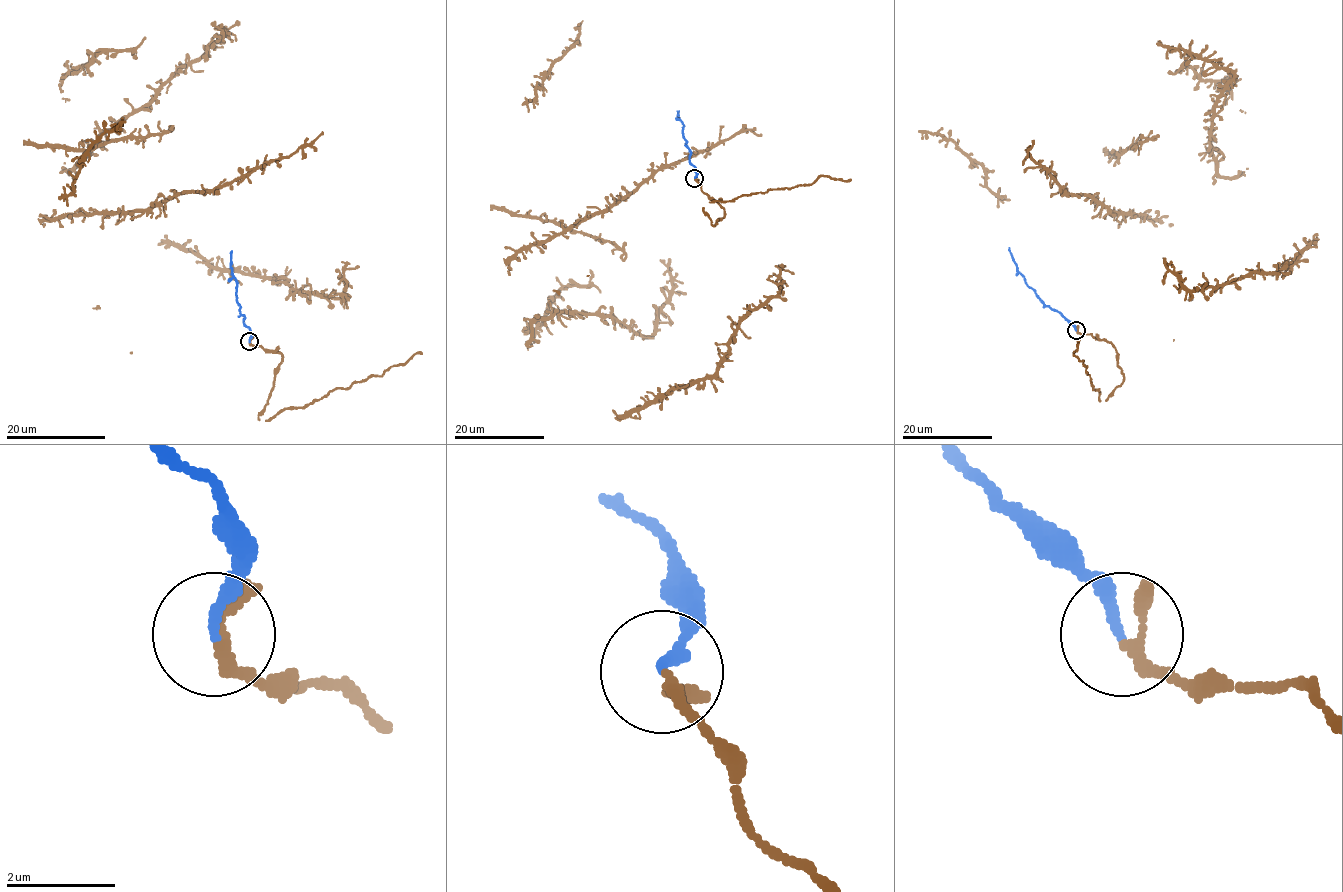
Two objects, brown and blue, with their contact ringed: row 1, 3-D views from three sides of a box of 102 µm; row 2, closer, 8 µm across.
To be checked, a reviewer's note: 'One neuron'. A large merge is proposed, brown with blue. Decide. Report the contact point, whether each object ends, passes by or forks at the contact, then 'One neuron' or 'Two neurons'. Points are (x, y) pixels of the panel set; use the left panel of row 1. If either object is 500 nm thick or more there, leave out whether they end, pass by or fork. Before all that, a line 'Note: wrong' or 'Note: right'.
Note: right
Place: (249, 341). At the ring brown passes by. At the ring blue ends. One neuron

